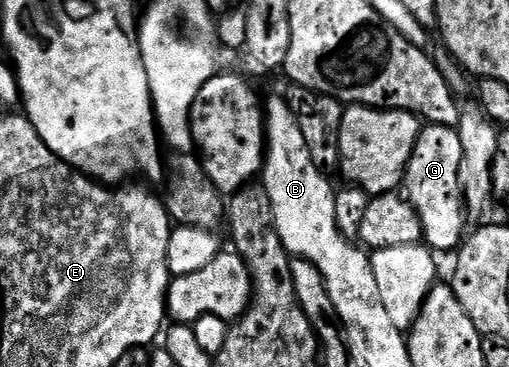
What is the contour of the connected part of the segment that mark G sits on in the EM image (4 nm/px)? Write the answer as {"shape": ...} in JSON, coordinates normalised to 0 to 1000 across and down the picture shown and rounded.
{"shape":[[[843,338],[829,346],[815,387],[815,409],[796,458],[794,520],[819,567],[833,662],[859,692],[888,689],[904,676],[917,640],[914,515],[906,510],[908,441],[910,387],[902,387],[898,351]]]}

